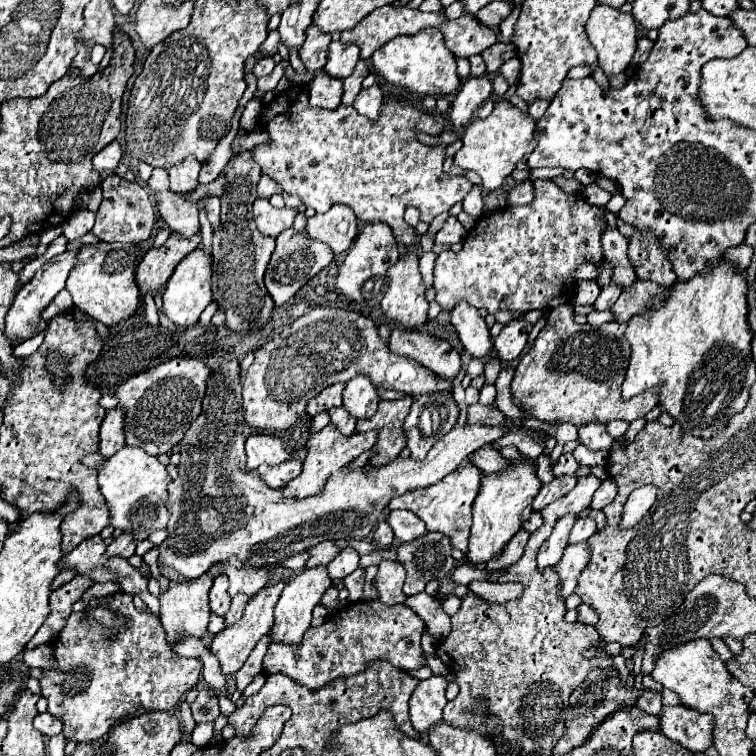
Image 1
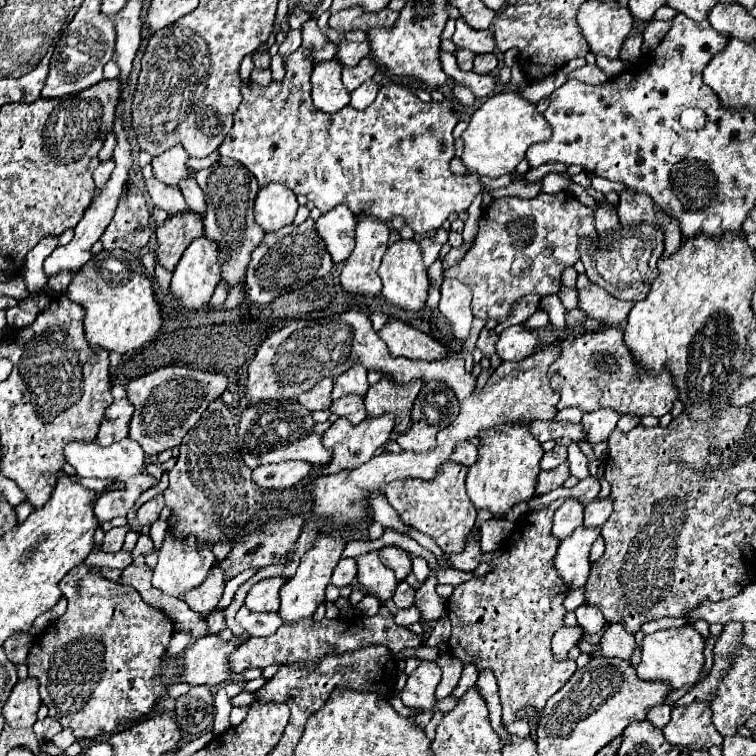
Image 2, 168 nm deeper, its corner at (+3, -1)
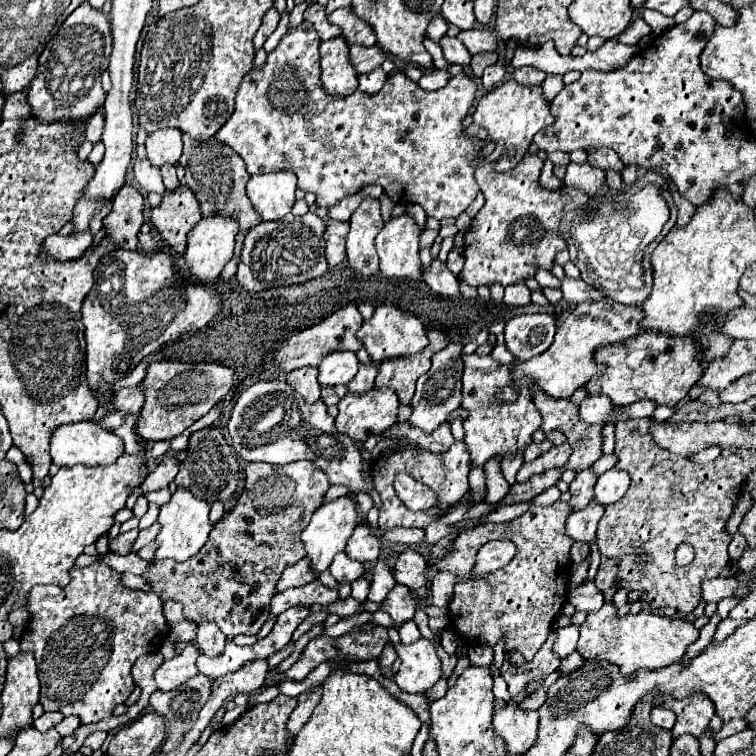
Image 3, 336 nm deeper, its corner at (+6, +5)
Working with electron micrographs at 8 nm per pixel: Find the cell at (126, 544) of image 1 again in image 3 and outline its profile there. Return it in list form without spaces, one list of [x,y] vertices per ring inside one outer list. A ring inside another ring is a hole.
[[[170,450],[166,454],[166,458],[160,462],[160,466],[148,474],[142,482],[142,492],[152,492],[152,490],[162,490],[168,488],[168,484],[174,480],[174,476],[178,474],[178,460],[174,458],[174,450]]]

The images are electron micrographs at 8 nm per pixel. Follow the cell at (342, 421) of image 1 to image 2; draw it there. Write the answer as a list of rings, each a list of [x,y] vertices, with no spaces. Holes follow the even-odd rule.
[[[343,396],[341,400],[335,400],[331,404],[331,412],[337,416],[349,418],[353,424],[359,424],[367,416],[363,396]]]

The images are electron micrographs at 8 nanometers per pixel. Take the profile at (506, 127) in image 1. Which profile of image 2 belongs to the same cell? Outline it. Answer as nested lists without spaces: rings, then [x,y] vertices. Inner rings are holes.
[[[501,92],[487,98],[487,102],[473,114],[469,128],[463,132],[463,164],[473,174],[499,178],[517,168],[531,144],[545,142],[549,136],[551,128],[543,114],[537,112],[535,104],[531,104],[519,92]]]

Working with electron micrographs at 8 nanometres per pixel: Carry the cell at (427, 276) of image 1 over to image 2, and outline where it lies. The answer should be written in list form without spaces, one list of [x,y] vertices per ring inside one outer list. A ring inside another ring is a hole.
[[[423,238],[423,240],[421,240],[421,248],[423,248],[423,260],[425,260],[425,266],[429,268],[429,266],[439,258],[441,244],[433,242],[431,238]]]

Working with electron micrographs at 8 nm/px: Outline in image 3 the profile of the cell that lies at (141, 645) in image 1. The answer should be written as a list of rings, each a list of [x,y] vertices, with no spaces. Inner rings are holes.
[[[100,562],[86,568],[72,566],[70,584],[64,588],[36,586],[30,592],[28,610],[32,612],[32,620],[20,638],[20,648],[22,652],[32,652],[38,662],[38,678],[42,686],[40,704],[44,710],[58,710],[64,716],[78,716],[80,724],[94,724],[108,718],[118,704],[126,702],[136,688],[130,674],[132,664],[138,656],[160,650],[168,634],[162,614],[162,600],[152,592],[124,588],[120,584],[120,574]]]

